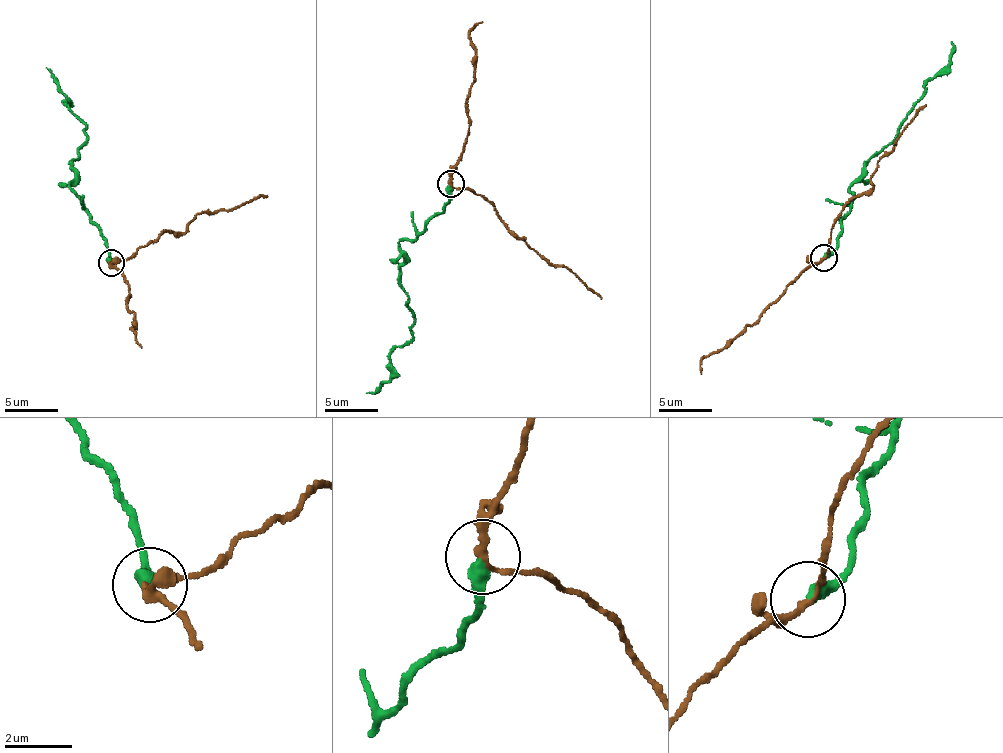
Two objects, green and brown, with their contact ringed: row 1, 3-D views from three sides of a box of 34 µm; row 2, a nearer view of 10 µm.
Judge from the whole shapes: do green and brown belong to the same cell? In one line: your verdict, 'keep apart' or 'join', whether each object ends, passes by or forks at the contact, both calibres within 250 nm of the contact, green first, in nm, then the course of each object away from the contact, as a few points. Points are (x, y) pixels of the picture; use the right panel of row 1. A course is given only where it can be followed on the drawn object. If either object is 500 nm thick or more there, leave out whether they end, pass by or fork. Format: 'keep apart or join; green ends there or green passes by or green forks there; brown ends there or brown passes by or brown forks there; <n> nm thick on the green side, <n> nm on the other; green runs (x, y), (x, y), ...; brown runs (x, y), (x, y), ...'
keep apart; green ends there; brown passes by; 400 nm thick on the green side, 190 nm on the other; green runs (824, 258), (837, 247), (854, 195), (849, 186), (863, 163), (894, 139), (929, 81), (950, 62), (950, 42); brown runs (824, 258), (830, 247), (834, 219), (855, 197), (871, 187), (870, 175), (877, 162), (893, 148), (926, 103)

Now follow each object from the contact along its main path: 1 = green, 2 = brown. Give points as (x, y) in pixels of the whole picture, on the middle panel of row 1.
1: (450, 184), (416, 241), (401, 242), (411, 339), (389, 355), (386, 382), (365, 392)
2: (450, 184), (487, 198), (502, 222), (517, 237), (523, 239), (551, 264), (567, 266), (601, 299)

